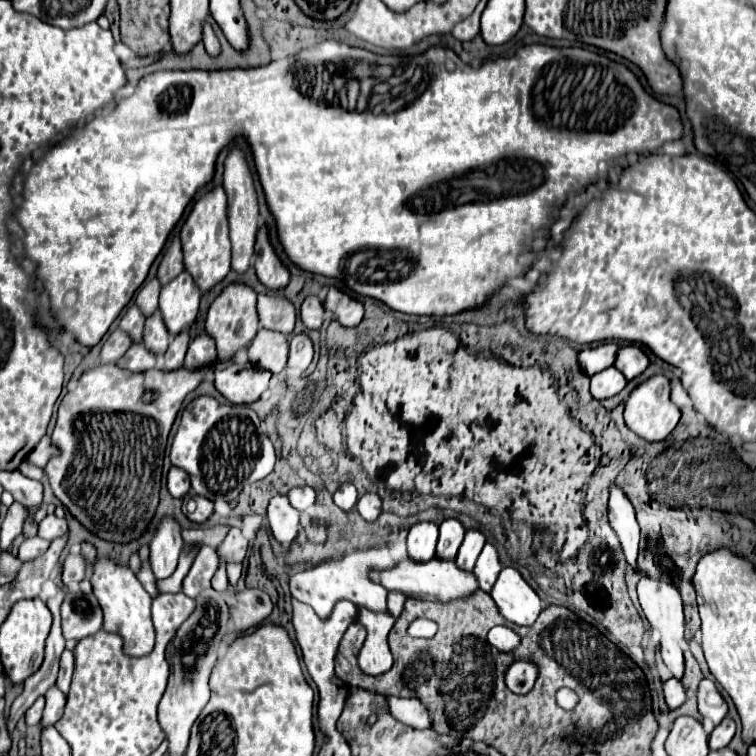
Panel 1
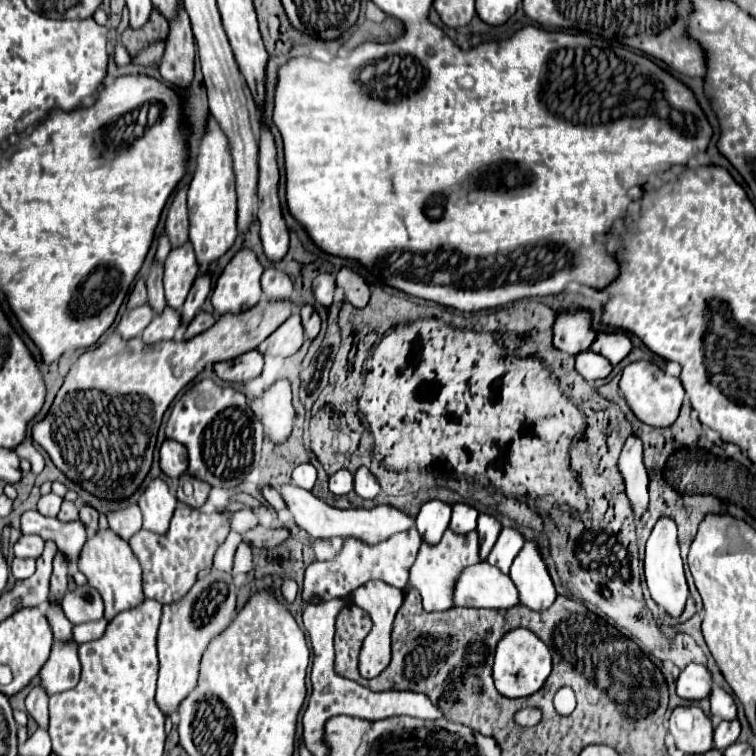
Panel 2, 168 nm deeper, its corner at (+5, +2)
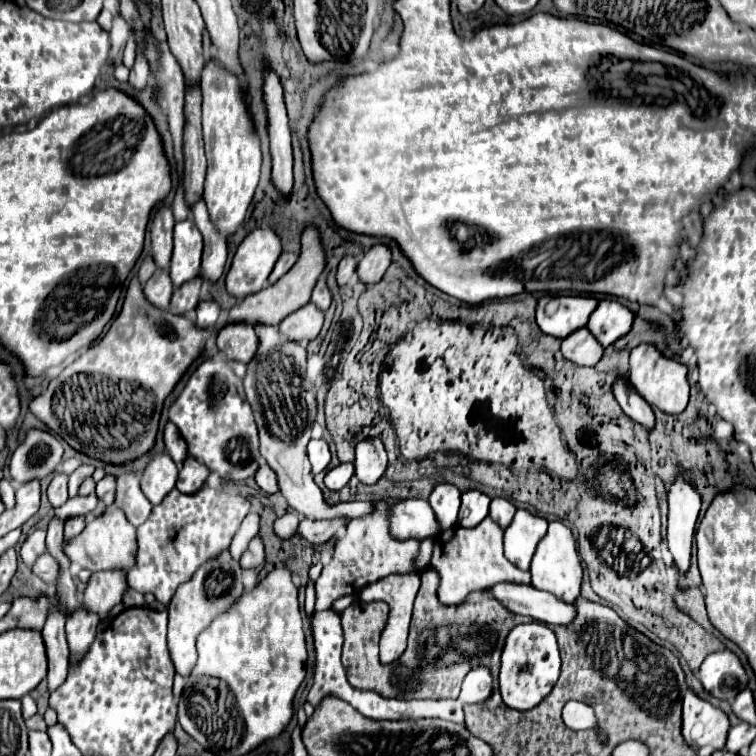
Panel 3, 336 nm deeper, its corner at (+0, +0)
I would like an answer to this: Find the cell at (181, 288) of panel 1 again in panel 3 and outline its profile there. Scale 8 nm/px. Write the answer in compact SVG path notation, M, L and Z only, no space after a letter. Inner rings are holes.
M191 219L175 223L173 233L173 255L171 255L171 279L175 287L193 279L201 271L203 237Z

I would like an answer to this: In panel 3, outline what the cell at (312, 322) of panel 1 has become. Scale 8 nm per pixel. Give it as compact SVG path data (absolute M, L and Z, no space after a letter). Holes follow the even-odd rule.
M347 255L347 259L343 259L341 261L341 265L339 265L339 271L337 271L337 283L339 285L345 285L347 283L347 279L351 277L351 267L357 267L357 263L359 263L359 259L357 257L349 257ZM355 261L355 263L353 263Z

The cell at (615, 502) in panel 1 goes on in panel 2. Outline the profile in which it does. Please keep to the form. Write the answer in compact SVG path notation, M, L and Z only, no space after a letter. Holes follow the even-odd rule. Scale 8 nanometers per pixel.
M630 437L620 453L618 471L624 481L624 495L632 511L646 511L648 505L648 471L642 463L642 443Z

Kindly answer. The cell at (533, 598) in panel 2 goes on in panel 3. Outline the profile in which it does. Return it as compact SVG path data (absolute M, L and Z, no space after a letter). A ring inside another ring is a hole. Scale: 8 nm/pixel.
M551 521L547 535L539 541L539 547L535 551L533 563L531 563L531 575L533 575L533 587L553 593L555 597L563 599L565 603L573 603L581 593L581 581L583 581L583 565L581 557L577 553L577 543L573 531L561 523Z

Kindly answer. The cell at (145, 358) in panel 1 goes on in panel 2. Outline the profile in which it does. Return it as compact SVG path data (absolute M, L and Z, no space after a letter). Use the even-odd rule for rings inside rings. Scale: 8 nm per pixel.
M166 307L160 317L154 317L152 323L144 329L142 341L144 343L158 343L158 341L168 341L174 339L180 331L180 313Z

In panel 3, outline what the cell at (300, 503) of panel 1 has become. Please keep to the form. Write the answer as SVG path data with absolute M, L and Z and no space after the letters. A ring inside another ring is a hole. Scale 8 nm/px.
M325 439L309 441L309 461L313 465L313 473L321 473L329 465L331 451L329 451L329 443Z

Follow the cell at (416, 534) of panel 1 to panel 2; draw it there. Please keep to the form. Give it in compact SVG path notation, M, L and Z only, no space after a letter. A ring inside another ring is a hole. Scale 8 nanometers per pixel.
M428 501L422 505L416 517L416 529L424 543L438 543L442 533L448 529L452 507L442 501Z

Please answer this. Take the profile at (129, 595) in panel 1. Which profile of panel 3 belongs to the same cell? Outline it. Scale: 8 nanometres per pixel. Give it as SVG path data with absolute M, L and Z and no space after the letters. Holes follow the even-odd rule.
M105 507L103 515L89 521L77 537L63 541L63 553L71 559L71 563L79 563L89 571L123 569L127 573L135 563L135 527L127 521L119 507Z

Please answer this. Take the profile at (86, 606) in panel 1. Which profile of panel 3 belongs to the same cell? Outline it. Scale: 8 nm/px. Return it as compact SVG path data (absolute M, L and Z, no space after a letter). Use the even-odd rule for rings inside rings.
M97 571L91 575L89 585L85 589L85 609L95 611L101 619L121 603L121 597L127 589L127 579L123 571Z

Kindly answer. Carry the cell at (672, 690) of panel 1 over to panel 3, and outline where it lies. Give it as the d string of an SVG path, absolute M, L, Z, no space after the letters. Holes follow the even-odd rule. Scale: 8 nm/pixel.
M729 649L719 651L719 653L711 653L703 661L697 675L699 675L703 687L713 697L725 699L725 701L733 701L735 695L739 691L743 691L749 683L743 663Z

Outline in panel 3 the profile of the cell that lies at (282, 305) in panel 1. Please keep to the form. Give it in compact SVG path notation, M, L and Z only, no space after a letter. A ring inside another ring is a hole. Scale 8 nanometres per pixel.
M291 251L281 253L279 261L275 263L275 269L273 269L271 275L269 275L269 283L275 283L279 277L283 277L283 275L295 265L295 261L297 261L297 253L291 253Z

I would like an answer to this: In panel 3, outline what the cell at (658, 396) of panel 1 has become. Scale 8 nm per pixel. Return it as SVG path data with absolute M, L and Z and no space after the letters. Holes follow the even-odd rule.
M641 343L631 351L631 385L647 399L651 407L661 409L667 415L677 415L687 407L689 401L689 383L687 383L687 367L671 357L663 355L657 345Z

